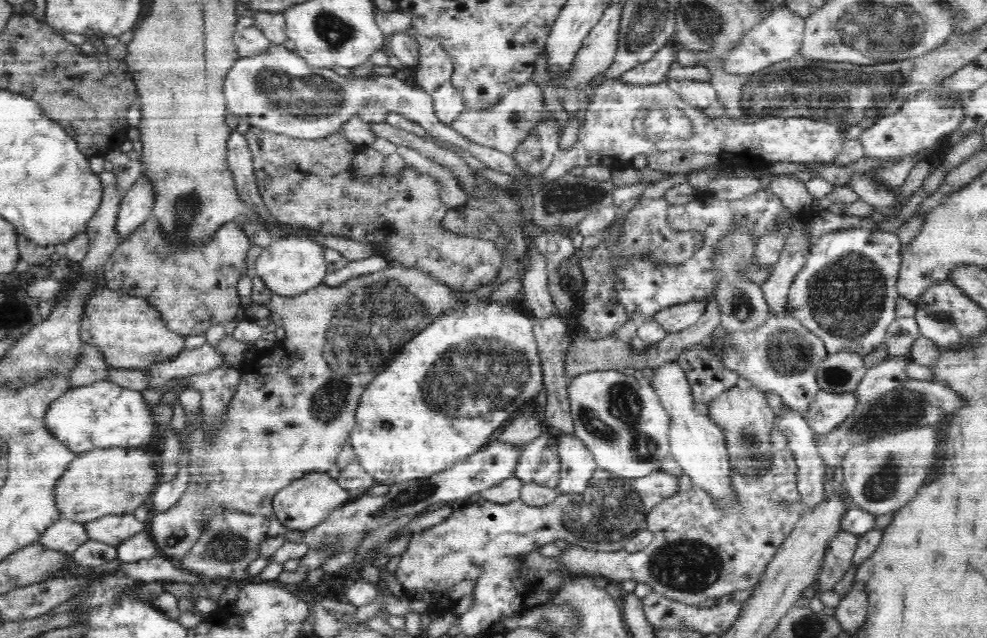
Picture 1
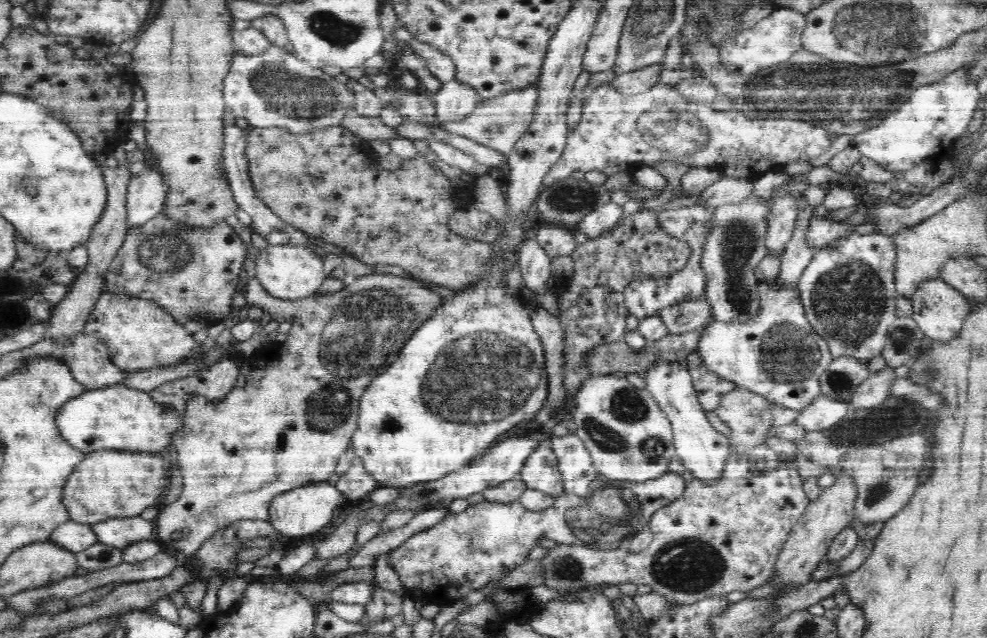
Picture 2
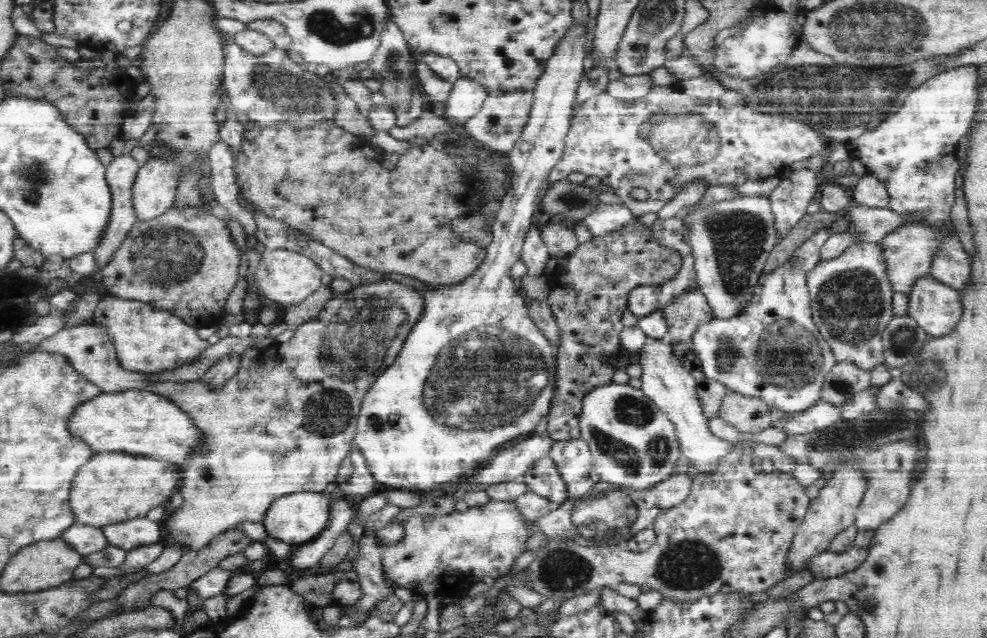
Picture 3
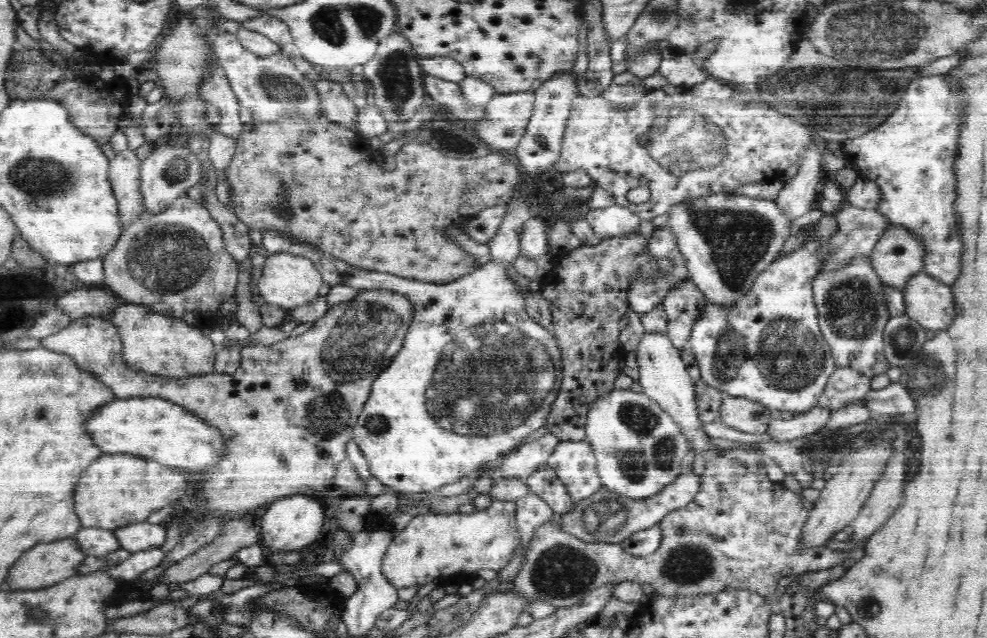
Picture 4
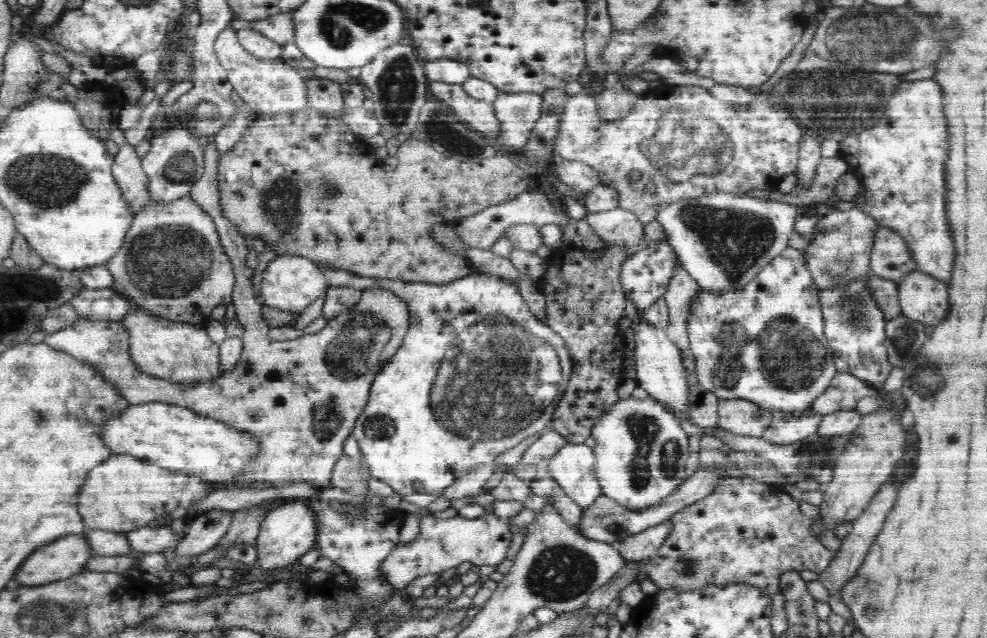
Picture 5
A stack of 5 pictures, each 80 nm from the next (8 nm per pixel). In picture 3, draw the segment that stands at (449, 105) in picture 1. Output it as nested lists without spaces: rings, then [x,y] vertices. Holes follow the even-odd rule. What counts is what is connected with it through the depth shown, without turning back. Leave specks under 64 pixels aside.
[[[459,78],[454,83],[454,90],[446,104],[445,118],[467,122],[477,116],[488,95],[488,89],[483,84],[472,78]]]

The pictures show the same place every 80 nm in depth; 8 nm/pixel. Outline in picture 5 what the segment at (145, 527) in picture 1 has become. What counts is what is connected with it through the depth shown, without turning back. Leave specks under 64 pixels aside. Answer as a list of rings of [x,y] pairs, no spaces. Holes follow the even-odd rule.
[[[169,524],[154,528],[140,528],[127,534],[128,541],[133,550],[141,554],[160,554],[166,550],[175,550],[182,544],[184,536],[180,536],[176,530],[172,530]]]

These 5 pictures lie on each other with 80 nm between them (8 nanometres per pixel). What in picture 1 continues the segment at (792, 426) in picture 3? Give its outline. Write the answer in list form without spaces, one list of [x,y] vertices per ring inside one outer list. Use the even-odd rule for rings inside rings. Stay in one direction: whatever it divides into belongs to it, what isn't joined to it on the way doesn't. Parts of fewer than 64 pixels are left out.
[[[821,390],[801,416],[812,432],[827,433],[853,414],[857,405],[854,393],[832,394]]]

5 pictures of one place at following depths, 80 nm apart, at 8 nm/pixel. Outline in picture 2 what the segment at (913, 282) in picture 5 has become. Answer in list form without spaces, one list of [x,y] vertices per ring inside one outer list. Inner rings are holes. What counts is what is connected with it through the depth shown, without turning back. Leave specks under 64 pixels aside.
[[[938,277],[922,280],[909,299],[911,317],[931,340],[948,340],[962,328],[967,312],[967,297]]]

